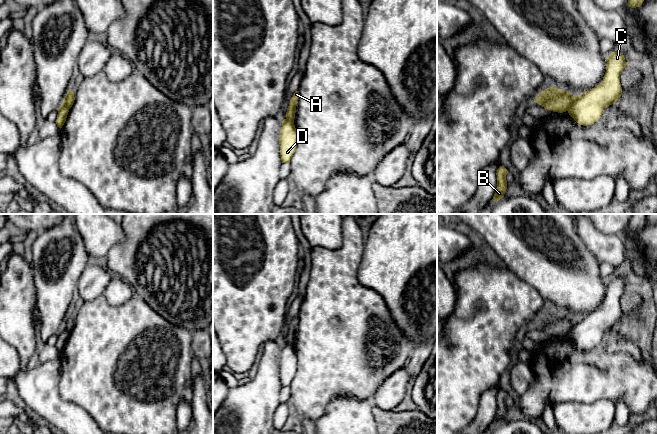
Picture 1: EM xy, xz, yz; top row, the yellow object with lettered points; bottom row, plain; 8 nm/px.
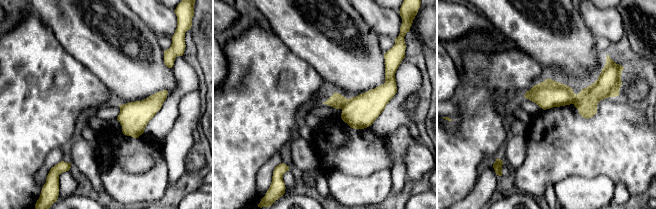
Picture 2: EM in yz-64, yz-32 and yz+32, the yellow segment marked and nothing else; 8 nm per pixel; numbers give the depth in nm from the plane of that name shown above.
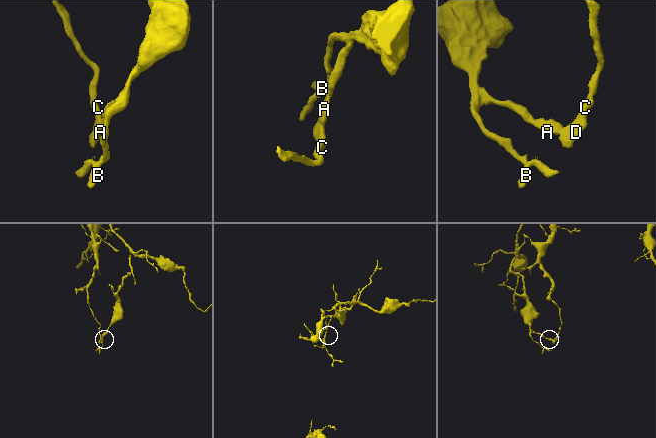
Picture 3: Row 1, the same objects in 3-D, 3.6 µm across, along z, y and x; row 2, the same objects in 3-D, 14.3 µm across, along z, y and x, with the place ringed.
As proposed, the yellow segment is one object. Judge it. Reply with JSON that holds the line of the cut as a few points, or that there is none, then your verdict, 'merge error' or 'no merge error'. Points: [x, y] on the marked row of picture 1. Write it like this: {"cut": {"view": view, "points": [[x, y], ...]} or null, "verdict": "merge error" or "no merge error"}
{"cut": {"view": "yz", "points": [[575, 96], [567, 110]]}, "verdict": "merge error"}

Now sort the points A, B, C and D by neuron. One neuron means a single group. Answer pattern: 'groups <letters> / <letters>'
groups A B / C D

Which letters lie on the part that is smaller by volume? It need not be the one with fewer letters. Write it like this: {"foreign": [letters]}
{"foreign": ["C", "D"]}

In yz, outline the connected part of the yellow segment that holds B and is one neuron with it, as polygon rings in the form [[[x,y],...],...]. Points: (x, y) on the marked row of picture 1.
[[[502,165],[497,169],[497,188],[493,196],[494,203],[504,197],[505,191],[507,189],[506,174],[508,170]]]

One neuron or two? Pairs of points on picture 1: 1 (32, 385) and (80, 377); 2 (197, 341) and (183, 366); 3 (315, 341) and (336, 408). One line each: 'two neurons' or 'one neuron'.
1: two neurons
2: two neurons
3: two neurons

